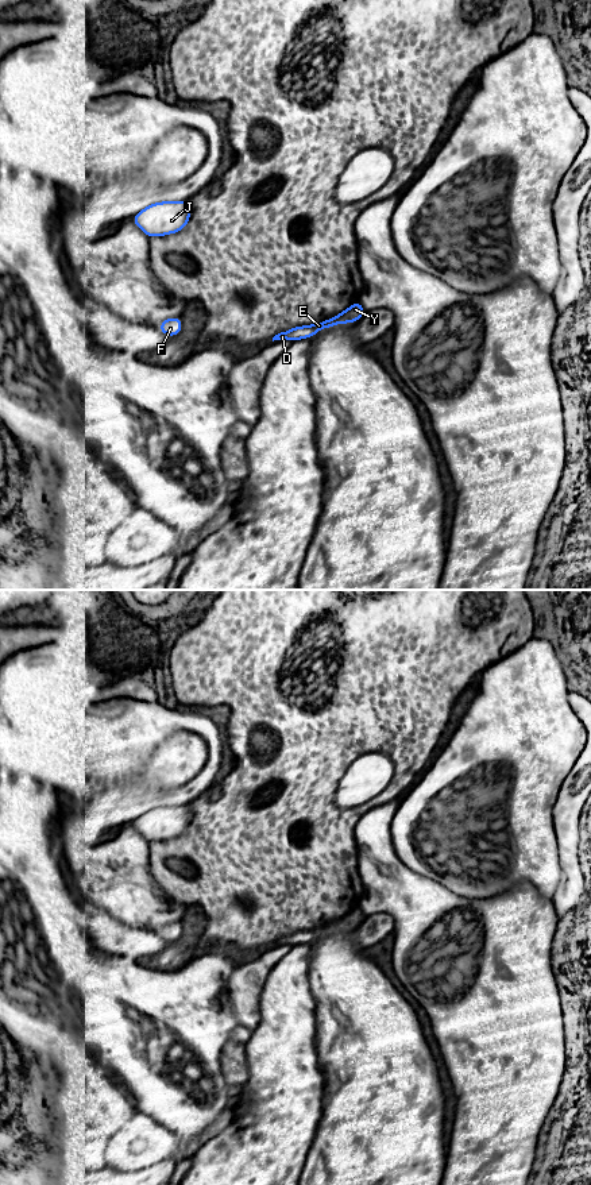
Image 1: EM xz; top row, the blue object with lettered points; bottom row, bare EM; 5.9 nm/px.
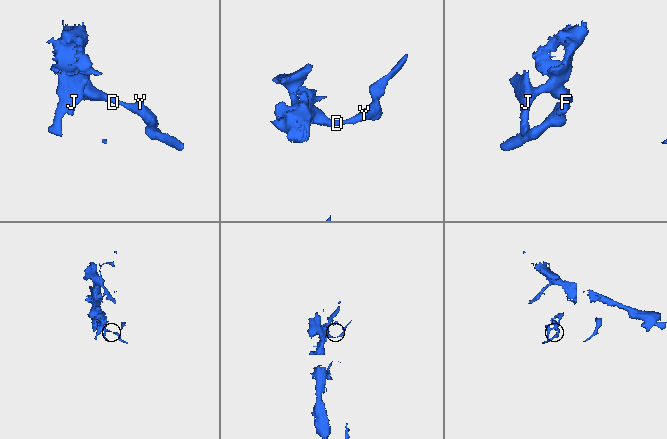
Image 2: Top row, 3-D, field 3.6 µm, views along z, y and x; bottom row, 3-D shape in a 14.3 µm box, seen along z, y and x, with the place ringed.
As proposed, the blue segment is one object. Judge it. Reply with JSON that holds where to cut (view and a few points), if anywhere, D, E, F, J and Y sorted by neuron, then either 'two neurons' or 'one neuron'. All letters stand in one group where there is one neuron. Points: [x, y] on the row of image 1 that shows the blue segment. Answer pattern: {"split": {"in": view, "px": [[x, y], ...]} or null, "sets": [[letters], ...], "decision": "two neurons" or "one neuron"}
{"split": null, "sets": [["D", "E", "F", "J", "Y"]], "decision": "one neuron"}

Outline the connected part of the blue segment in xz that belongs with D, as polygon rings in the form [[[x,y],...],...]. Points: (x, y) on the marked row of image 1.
[[[356,301],[354,305],[351,305],[348,309],[345,309],[343,313],[340,313],[329,320],[324,320],[324,321],[313,324],[313,325],[297,327],[297,328],[291,328],[289,331],[281,332],[273,337],[273,341],[285,340],[285,339],[289,339],[293,341],[304,339],[304,337],[309,339],[324,328],[332,328],[336,324],[343,324],[343,323],[356,323],[364,314],[364,312],[366,312],[364,306],[360,305],[359,301]]]

